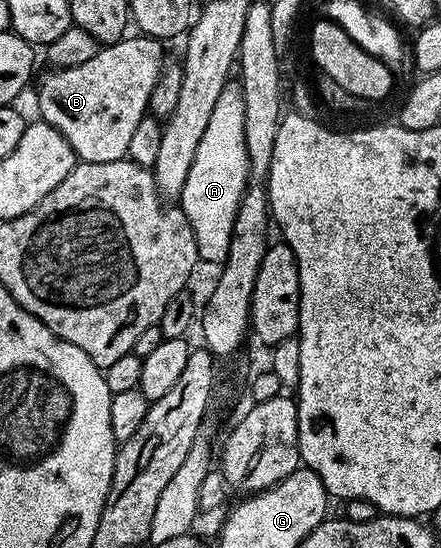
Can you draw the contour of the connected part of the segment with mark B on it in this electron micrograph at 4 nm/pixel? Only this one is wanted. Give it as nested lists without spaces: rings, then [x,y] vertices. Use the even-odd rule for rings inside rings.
[[[125,37],[118,43],[101,46],[97,55],[85,64],[53,70],[40,83],[40,115],[43,122],[56,127],[70,141],[77,160],[86,163],[105,163],[125,158],[130,145],[130,136],[138,129],[138,121],[146,117],[150,93],[166,66],[165,44],[159,39]]]

